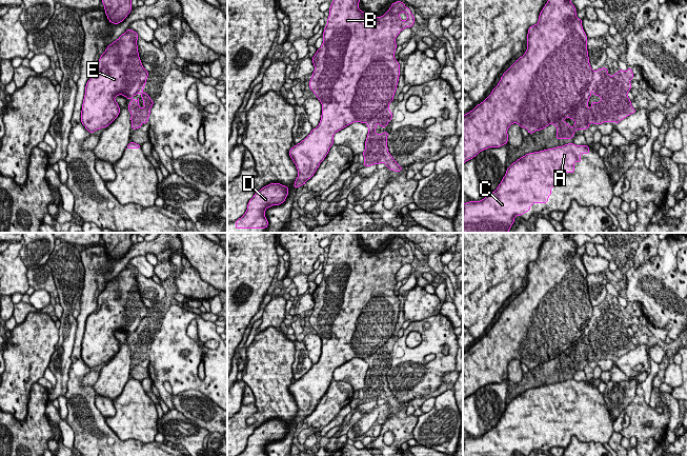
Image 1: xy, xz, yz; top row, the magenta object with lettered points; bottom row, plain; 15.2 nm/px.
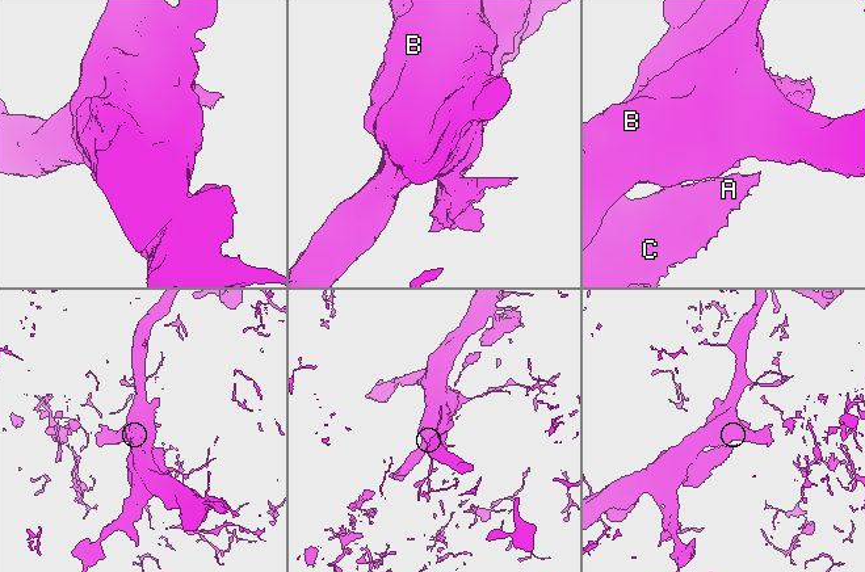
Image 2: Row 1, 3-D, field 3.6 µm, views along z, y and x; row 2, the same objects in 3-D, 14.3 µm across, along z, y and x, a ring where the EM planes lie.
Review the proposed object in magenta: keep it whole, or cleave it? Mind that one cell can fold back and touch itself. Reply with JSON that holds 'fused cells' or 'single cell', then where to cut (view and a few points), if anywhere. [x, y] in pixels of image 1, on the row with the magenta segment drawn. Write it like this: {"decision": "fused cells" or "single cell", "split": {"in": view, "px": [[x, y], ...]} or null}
{"decision": "single cell", "split": null}

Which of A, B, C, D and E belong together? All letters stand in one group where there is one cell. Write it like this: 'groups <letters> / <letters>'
groups A B C D E

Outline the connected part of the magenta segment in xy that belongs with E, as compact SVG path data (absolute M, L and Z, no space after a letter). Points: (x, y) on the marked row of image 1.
M127 28L106 47L98 60L98 73L86 83L81 122L90 134L107 127L119 116L120 107L115 100L119 95L129 100L141 94L144 108L139 106L139 98L127 104L132 114L132 130L140 128L142 122L148 122L154 101L147 93L142 92L148 72L139 57L138 38L136 32Z

